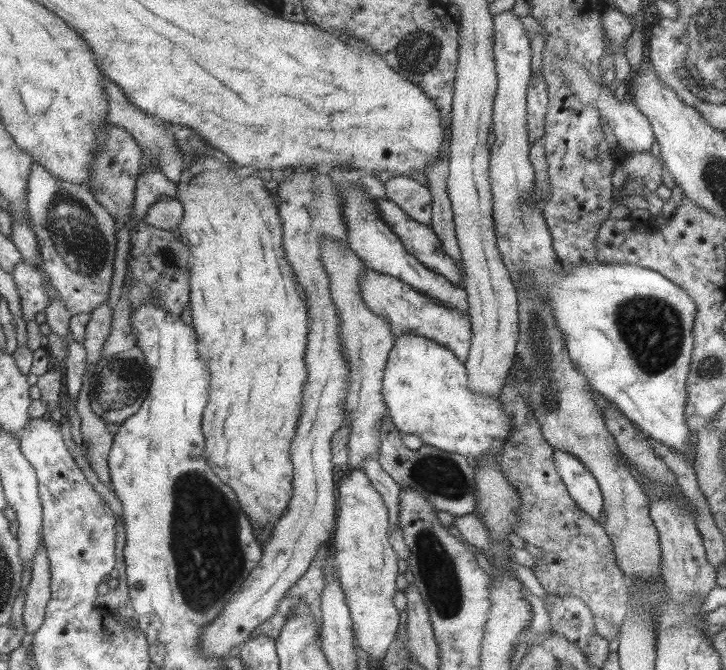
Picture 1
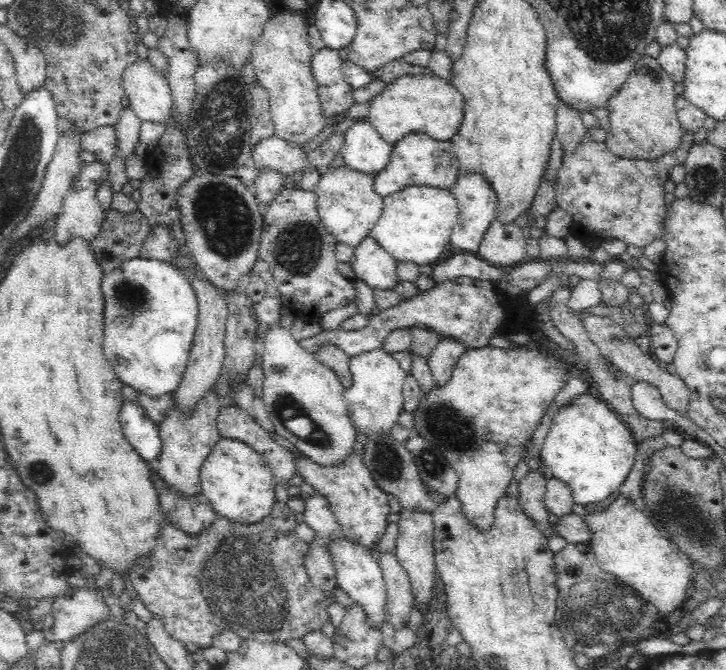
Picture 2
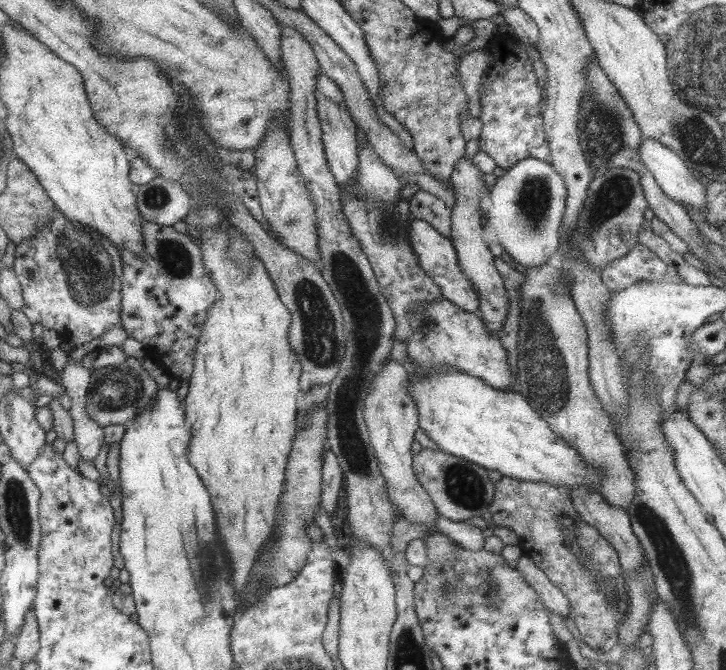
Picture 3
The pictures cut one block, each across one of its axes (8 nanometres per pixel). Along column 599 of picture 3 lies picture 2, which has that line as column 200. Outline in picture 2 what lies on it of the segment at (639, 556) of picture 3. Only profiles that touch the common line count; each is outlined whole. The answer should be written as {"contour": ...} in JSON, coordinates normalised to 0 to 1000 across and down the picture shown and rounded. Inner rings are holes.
{"contour":[[[211,701],[209,715],[220,742],[226,770],[234,773],[237,784],[242,784],[242,788],[259,796],[260,800],[273,800],[274,796],[284,794],[300,773],[299,764],[280,737],[259,743],[242,740],[233,734],[233,728]]]}

